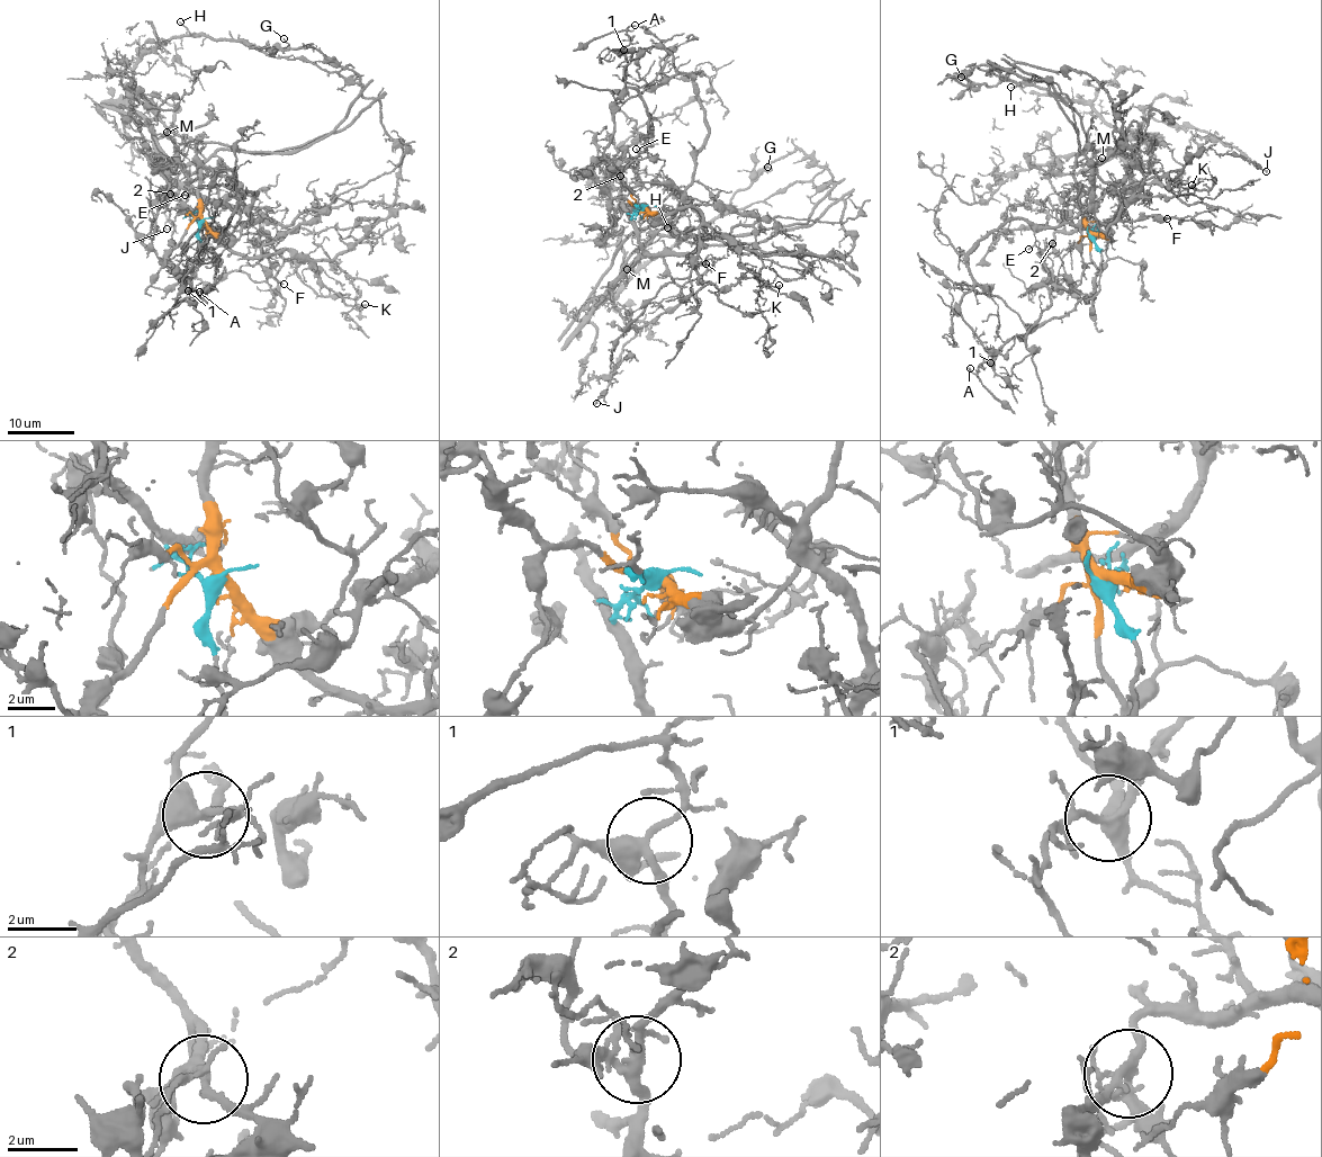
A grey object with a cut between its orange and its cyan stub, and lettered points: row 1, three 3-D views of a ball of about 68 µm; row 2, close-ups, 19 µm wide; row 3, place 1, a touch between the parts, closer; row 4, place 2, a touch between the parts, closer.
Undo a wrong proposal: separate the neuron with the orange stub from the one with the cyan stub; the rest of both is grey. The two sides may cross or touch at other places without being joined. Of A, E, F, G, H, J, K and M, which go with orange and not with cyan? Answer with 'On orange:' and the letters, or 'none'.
On orange: A, F, K

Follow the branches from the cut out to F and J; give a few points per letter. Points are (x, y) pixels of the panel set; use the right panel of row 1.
F: (1090, 235), (1109, 239), (1105, 232), (1117, 222), (1156, 215), (1166, 217)
J: (1090, 235), (1114, 215), (1133, 184), (1130, 164), (1118, 151), (1122, 138), (1153, 118), (1199, 128), (1267, 172)

